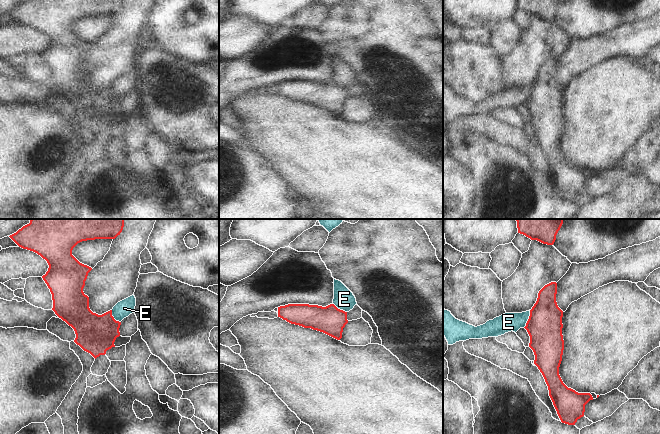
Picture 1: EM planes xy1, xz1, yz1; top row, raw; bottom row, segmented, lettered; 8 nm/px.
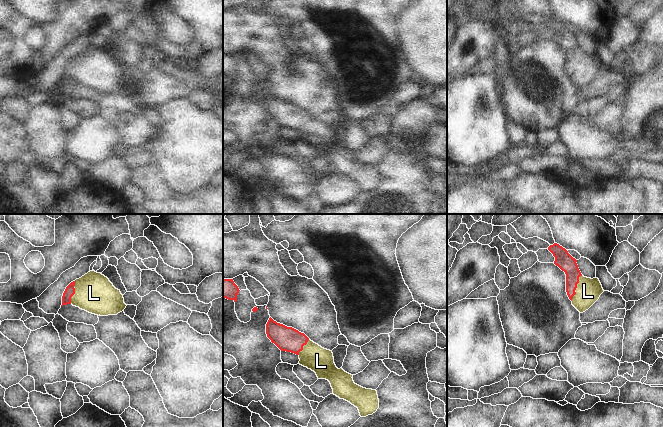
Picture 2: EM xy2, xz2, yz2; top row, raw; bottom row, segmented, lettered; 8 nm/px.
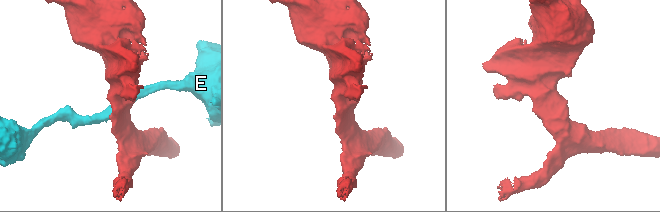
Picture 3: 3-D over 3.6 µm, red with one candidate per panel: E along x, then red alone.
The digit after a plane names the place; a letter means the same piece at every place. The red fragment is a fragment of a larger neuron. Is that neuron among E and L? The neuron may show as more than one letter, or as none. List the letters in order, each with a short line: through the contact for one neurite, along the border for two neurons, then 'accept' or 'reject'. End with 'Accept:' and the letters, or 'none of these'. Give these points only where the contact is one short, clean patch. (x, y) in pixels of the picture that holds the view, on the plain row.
E: line yz1 (530, 86), (528, 96), (523, 103); reject
L: line yz2 (563, 35), (572, 47), (576, 63), (582, 67), (588, 67); accept
Accept: L

